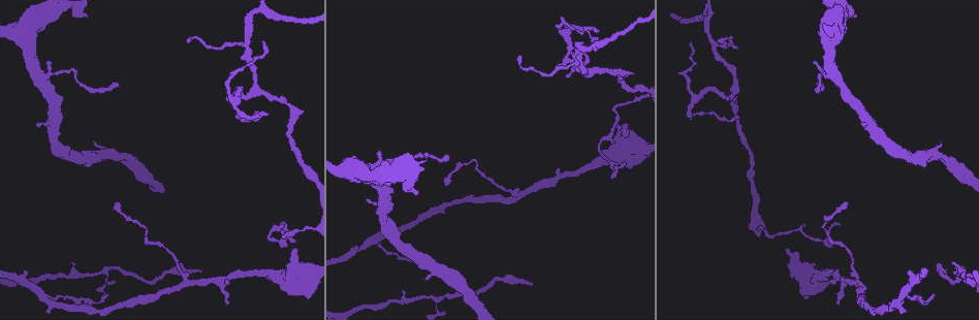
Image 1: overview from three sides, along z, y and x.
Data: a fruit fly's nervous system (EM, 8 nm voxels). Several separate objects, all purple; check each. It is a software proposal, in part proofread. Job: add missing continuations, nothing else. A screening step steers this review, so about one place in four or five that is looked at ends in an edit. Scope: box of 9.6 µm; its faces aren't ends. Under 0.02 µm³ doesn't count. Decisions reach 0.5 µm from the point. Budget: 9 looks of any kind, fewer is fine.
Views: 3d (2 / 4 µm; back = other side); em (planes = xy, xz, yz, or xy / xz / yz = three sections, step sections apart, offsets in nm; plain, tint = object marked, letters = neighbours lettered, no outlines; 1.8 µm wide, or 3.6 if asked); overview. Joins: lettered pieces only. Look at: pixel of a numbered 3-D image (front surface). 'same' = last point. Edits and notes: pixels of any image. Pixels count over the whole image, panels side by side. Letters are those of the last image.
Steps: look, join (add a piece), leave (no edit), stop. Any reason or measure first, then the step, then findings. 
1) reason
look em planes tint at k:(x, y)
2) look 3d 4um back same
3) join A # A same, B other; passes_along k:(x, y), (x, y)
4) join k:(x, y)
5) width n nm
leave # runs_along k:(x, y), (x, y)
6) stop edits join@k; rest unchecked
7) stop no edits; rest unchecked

free end
look 3d 4um at 1:(366, 198)

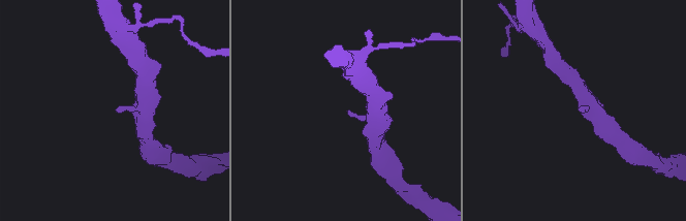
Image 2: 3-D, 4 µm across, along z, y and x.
arm_widths 300, 320 nm; shape alone is not enough
look em xz step 8 tint at 2:(350, 112)

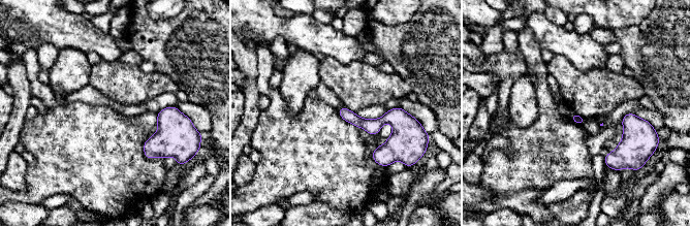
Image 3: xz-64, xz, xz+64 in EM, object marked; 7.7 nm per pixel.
look em planes letters same

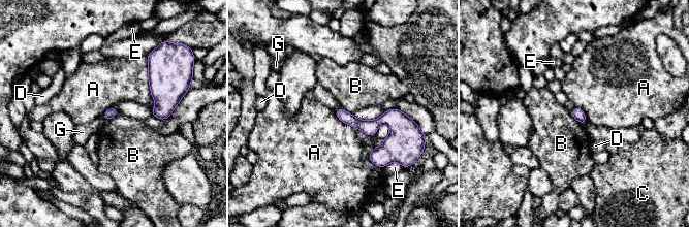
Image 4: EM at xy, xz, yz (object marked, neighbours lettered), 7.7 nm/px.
leave # A other, B other, C other, D other, E other, G other; border 4:(569, 111), (583, 125); no lettered piece goes on from it

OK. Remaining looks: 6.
abrupt turn
look em planes letters at 1:(734, 109)

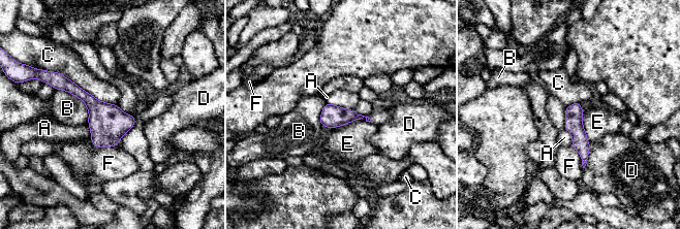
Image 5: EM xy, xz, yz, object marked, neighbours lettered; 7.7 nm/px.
leave # A other, B other, C other, D other, E other, F other; runs_along 5:(578, 104), (577, 131), (584, 161); no lettered piece goes on from it

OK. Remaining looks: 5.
free end
look 3d 2um at 1:(520, 57)

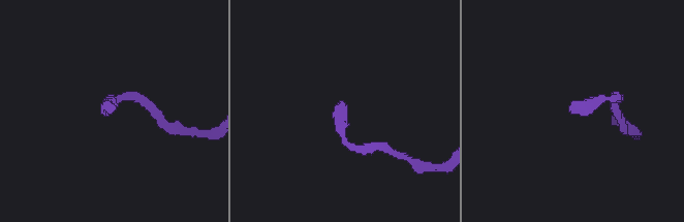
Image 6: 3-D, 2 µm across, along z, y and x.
look em planes letters at 6:(572, 112)

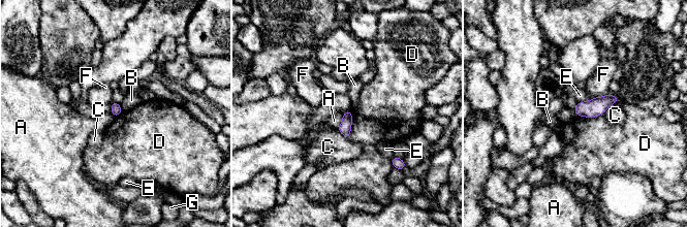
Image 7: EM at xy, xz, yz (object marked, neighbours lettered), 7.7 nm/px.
longest_contact D 240 nm
leave # A other, B other, C other, D other, E other, F other, G other; border 7:(343, 111), (341, 123), (336, 128); none of them fits

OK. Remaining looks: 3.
branch stops here
look 3d 2um at 1:(531, 282)

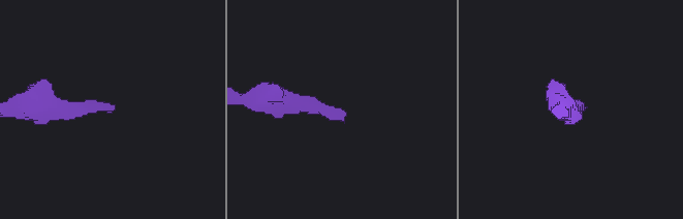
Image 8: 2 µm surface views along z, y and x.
need the tissue
look em xy step 16 tint at 8:(113, 111)

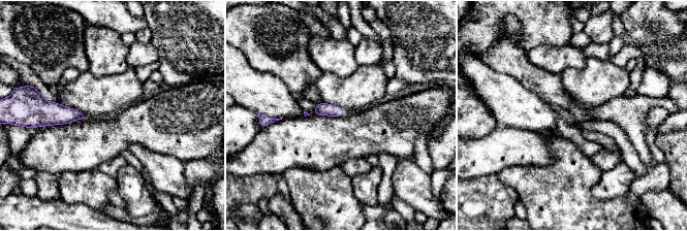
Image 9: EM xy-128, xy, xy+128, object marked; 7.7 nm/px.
what lies round it
look em xy step 16 letters same

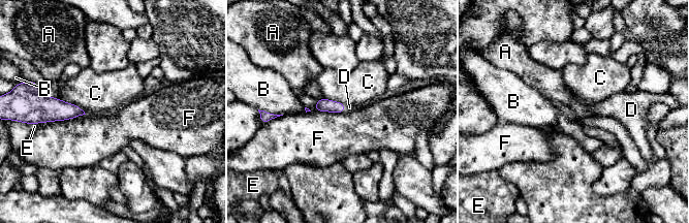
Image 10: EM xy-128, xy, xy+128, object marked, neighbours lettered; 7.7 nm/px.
width 100 nm
join D # A other, B other, C other, D same, E other, F other; passes_along 10:(323, 104), (344, 107), (349, 107); it goes on there

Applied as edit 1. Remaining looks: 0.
stop edits join@10; rest unchecked

